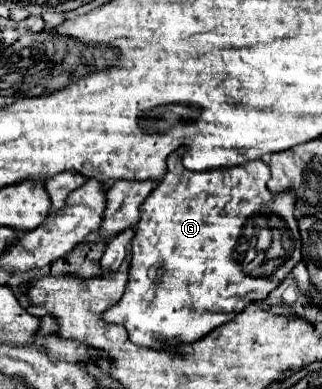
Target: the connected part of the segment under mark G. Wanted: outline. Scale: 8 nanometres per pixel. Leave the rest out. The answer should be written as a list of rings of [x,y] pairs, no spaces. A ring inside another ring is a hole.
[[[179,148],[175,150],[169,160],[167,160],[167,172],[163,176],[163,180],[159,182],[159,186],[155,186],[155,190],[147,196],[147,200],[141,204],[141,218],[139,218],[139,224],[137,224],[137,232],[133,236],[133,242],[131,242],[131,270],[129,270],[129,282],[127,282],[127,290],[123,294],[123,298],[111,306],[111,310],[105,310],[103,312],[103,320],[105,322],[115,322],[115,324],[123,324],[129,332],[129,338],[131,342],[135,342],[137,346],[149,346],[149,348],[157,348],[159,344],[179,344],[179,342],[193,342],[193,340],[199,340],[203,338],[205,334],[211,332],[211,328],[215,326],[221,326],[225,322],[229,322],[231,318],[199,318],[201,312],[213,312],[213,314],[237,314],[239,310],[243,310],[245,306],[249,306],[251,302],[255,300],[263,300],[267,298],[267,294],[271,290],[275,290],[285,278],[287,274],[291,274],[291,270],[295,268],[297,262],[301,262],[301,254],[297,252],[301,248],[301,240],[299,240],[299,234],[297,234],[297,224],[295,224],[295,218],[293,218],[293,210],[295,210],[295,194],[291,190],[283,190],[283,192],[277,192],[277,194],[271,194],[271,190],[267,190],[267,178],[269,178],[269,166],[263,162],[263,160],[253,160],[253,162],[247,162],[243,166],[229,166],[229,168],[213,168],[213,170],[205,170],[205,172],[191,172],[187,170],[183,164],[181,164],[181,158],[183,158],[183,152],[185,148]],[[257,214],[277,214],[281,216],[285,222],[287,222],[287,228],[293,232],[293,238],[297,242],[297,246],[293,246],[293,258],[283,258],[283,262],[273,262],[273,264],[265,264],[267,260],[267,252],[263,252],[263,260],[259,260],[259,250],[255,248],[257,244],[257,238],[253,236],[251,232],[251,218],[257,216]]]

